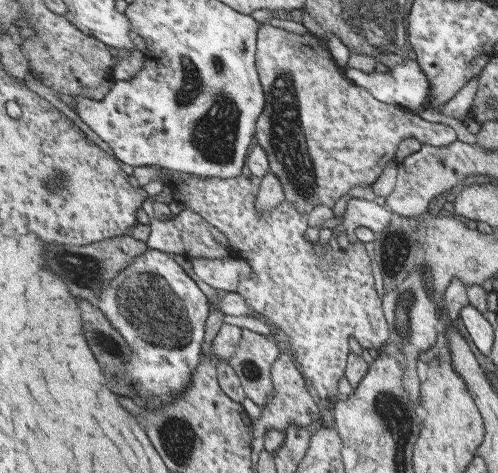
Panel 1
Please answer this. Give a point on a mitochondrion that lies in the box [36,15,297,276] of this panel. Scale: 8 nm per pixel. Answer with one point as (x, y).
(215, 137)

